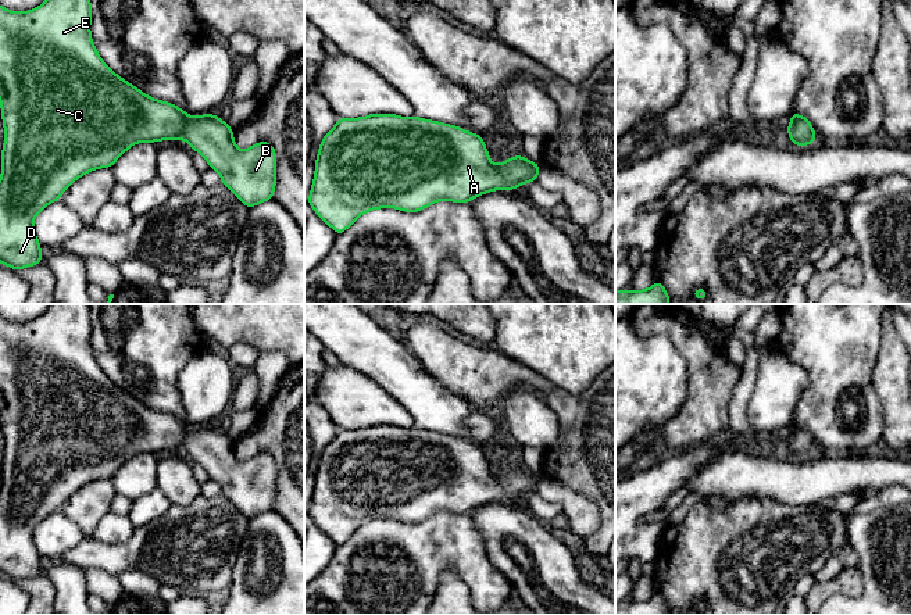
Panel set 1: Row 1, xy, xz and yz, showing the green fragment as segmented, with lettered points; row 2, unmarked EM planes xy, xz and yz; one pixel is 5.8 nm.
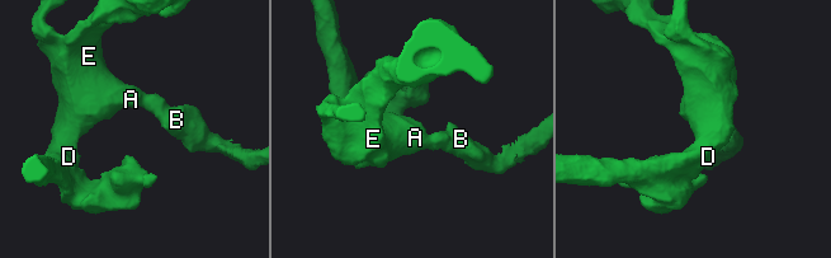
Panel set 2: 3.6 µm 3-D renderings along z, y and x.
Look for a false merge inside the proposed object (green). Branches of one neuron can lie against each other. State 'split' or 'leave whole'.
leave whole

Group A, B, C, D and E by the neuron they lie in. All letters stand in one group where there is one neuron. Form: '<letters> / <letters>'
A B C D E

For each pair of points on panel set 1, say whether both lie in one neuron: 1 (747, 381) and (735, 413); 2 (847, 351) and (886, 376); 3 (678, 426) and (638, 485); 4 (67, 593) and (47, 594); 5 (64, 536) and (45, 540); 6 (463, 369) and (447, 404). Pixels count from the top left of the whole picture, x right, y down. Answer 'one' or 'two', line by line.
1: one
2: two
3: two
4: two
5: one
6: two

